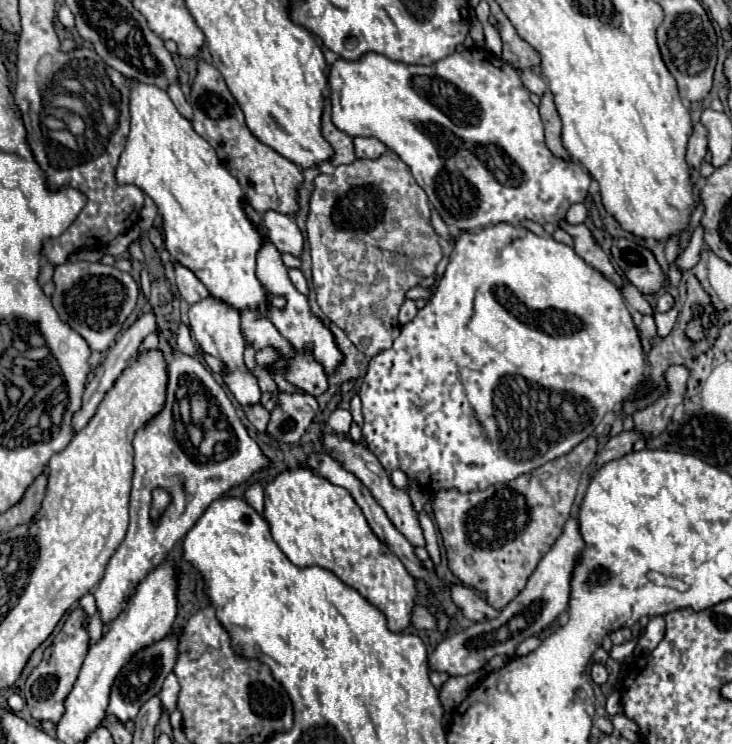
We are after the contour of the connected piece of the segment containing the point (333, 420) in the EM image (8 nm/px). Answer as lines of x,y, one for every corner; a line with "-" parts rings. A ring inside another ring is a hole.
334,410
328,418
328,426
334,430
334,432
348,432
350,430
350,424
352,424
352,416
348,410

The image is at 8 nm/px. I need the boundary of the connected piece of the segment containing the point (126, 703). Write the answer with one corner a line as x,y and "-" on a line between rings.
166,636
164,640
140,650
138,654
134,654
134,658
122,668
122,672
118,674
114,686
112,686
112,694
110,694
110,706
108,706
108,714
114,714
118,720
126,722
126,720
134,720
140,706
160,694
162,682
168,676
168,672
172,672
174,664
178,658
178,636

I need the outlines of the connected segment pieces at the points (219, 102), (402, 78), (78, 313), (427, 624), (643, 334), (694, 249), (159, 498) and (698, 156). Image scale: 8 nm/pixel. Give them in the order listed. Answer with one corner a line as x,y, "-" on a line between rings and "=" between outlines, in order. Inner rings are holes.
204,58
198,60
198,74
192,82
192,92
188,102
194,110
194,118
192,118
194,130
202,138
206,138
218,152
218,158
226,162
228,172
236,176
252,208
260,214
264,214
266,210
278,210
282,214
296,212
298,210
296,198
298,198
298,186
302,184
302,170
296,164
292,164
288,158
280,156
276,150
256,140
256,136
252,136
252,132
244,122
244,114
236,104
234,96
230,94
222,74
=
484,48
454,52
428,66
394,62
376,52
366,52
358,60
338,58
330,64
328,86
336,128
350,136
374,136
396,152
452,230
478,230
498,222
518,226
522,220
556,224
568,206
584,202
588,194
586,168
564,162
546,148
538,106
532,104
520,72
=
64,262
54,266
54,296
50,296
60,320
76,330
92,350
104,352
114,342
124,320
134,310
138,300
138,284
128,272
120,272
114,266
92,262
=
416,604
412,608
412,626
418,630
436,630
436,618
430,614
430,610
422,604
=
643,315
639,331
642,347
644,352
647,353
651,348
649,339
657,335
655,321
652,315
=
698,226
698,228
694,230
694,234
692,234
692,240
690,240
690,244
688,244
688,250
678,256
678,264
680,264
682,270
690,270
692,266
696,266
696,262
700,260
700,250
702,250
702,246
704,246
704,232
702,232
702,228
=
154,488
152,490
152,508
150,508
150,518
156,522
164,510
170,506
170,494
164,488
=
696,124
694,130
692,130
692,136
688,140
688,150
686,150
686,160
688,160
688,166
692,170
698,170
700,162
704,160
708,152
708,140
706,140
706,128
702,124

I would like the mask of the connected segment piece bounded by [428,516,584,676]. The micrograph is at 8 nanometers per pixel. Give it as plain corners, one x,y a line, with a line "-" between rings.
572,516
562,536
556,540
552,550
540,560
536,572
530,576
526,588
504,608
494,620
482,620
472,624
470,628
444,638
432,656
428,658
428,666
438,672
446,672
450,676
466,676
476,670
482,670
486,662
498,654
514,656
518,644
534,634
540,634
546,626
550,626
564,610
568,610
568,596
570,596
570,578
572,570
580,558
584,542
578,532
578,522

